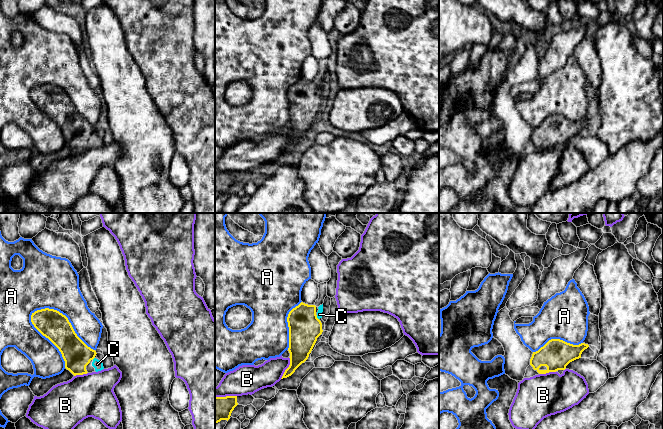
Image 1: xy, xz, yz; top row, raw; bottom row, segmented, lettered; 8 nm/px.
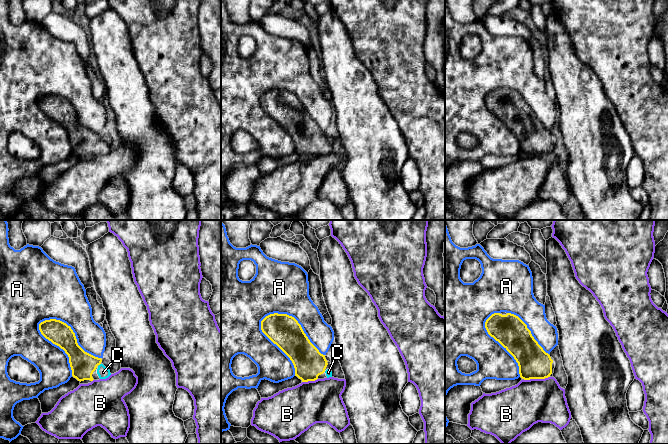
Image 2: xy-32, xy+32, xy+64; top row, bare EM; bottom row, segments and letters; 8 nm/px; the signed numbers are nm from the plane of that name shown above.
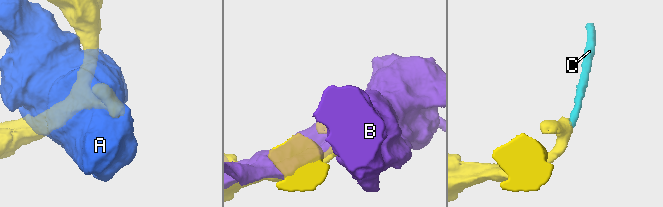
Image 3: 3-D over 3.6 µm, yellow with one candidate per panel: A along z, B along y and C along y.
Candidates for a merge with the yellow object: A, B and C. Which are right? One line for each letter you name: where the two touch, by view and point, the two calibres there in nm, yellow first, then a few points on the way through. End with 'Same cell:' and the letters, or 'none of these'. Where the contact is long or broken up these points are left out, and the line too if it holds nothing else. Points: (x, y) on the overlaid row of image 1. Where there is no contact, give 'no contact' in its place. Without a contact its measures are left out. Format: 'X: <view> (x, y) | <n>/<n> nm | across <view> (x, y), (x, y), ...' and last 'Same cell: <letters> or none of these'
C: xz (316, 317) | 260/50 nm | across xz (304, 327), (316, 317), (319, 314)
Same cell: C

